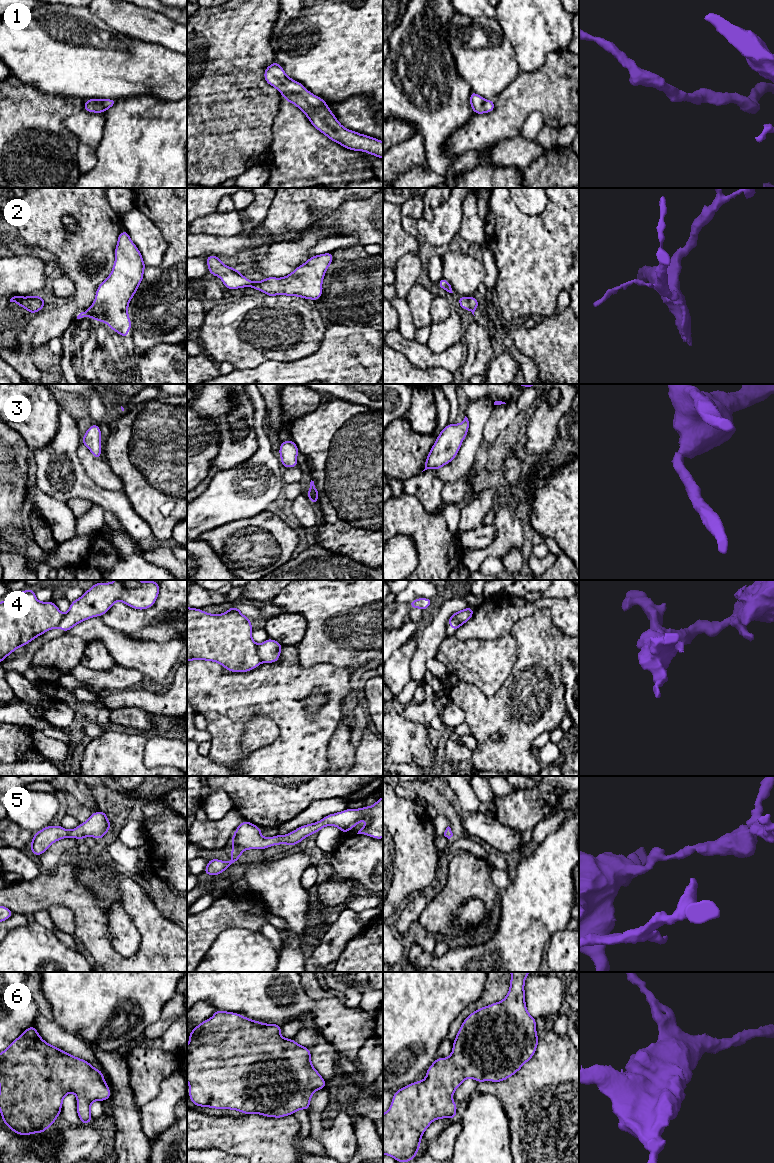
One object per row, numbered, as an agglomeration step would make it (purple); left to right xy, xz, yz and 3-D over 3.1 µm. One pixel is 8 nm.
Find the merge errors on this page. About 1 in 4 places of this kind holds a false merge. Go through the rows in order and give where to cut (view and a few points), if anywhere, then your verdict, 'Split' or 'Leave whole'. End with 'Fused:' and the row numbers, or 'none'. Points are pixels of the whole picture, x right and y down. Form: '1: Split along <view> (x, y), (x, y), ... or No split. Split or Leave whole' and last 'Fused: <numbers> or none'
1: No split. Leave whole
2: No split. Leave whole
3: No split. Leave whole
4: Split along xz (256, 645), (258, 656), (262, 661). Split
5: No split. Leave whole
6: No split. Leave whole
Fused: 4

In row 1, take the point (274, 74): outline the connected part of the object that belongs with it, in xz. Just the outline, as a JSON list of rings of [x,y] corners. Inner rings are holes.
[[[276,61],[265,69],[264,79],[283,95],[284,100],[296,105],[311,124],[330,140],[347,149],[365,151],[383,159],[382,141],[344,128],[324,99],[310,93],[300,82],[289,78]]]

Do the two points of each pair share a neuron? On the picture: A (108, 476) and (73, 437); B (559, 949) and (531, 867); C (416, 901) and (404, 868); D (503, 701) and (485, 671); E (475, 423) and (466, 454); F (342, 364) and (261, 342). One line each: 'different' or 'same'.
A: different
B: different
C: different
D: different
E: same
F: different

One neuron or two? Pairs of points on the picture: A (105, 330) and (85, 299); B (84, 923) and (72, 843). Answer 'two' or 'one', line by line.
A: two
B: two

